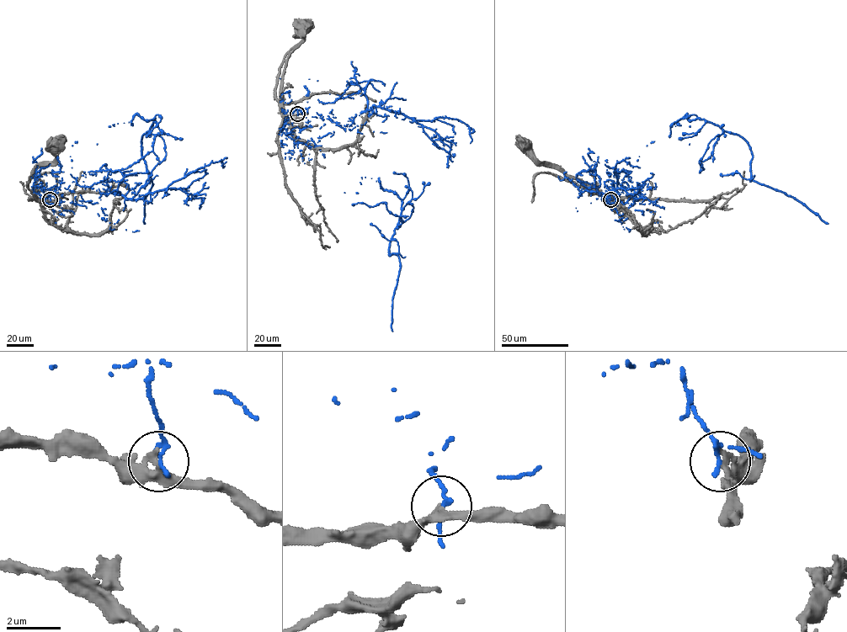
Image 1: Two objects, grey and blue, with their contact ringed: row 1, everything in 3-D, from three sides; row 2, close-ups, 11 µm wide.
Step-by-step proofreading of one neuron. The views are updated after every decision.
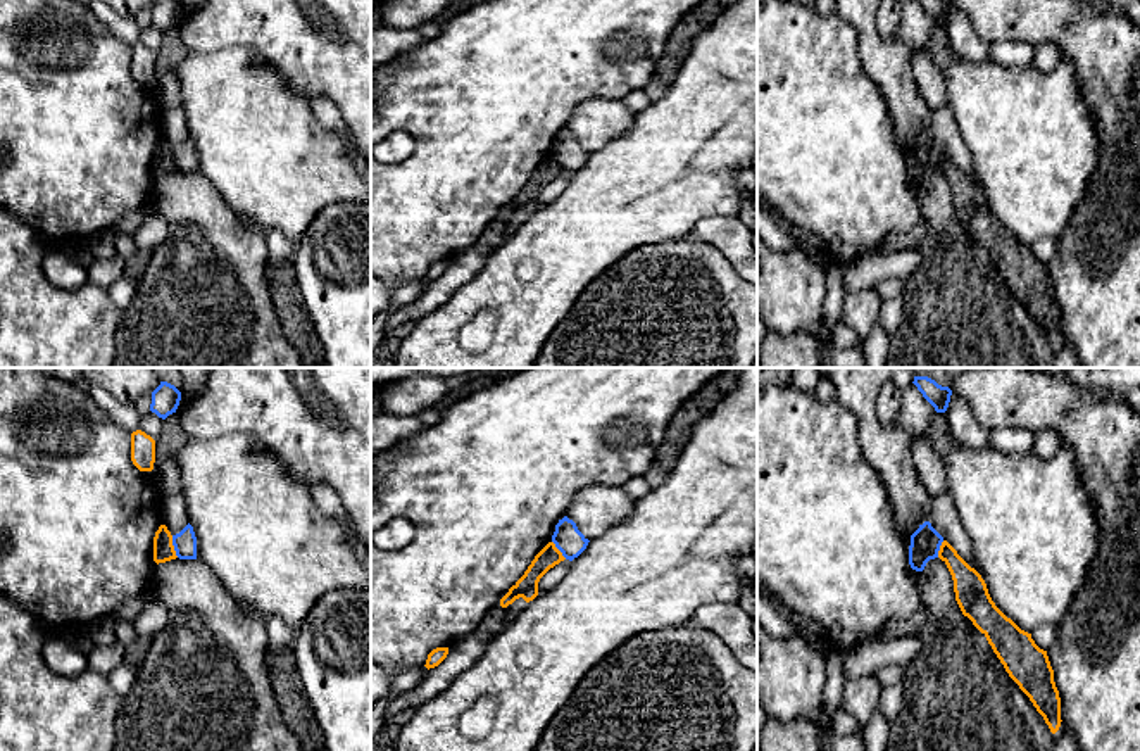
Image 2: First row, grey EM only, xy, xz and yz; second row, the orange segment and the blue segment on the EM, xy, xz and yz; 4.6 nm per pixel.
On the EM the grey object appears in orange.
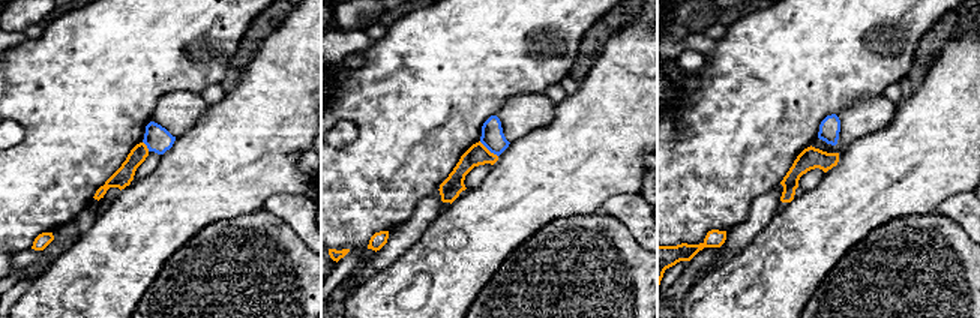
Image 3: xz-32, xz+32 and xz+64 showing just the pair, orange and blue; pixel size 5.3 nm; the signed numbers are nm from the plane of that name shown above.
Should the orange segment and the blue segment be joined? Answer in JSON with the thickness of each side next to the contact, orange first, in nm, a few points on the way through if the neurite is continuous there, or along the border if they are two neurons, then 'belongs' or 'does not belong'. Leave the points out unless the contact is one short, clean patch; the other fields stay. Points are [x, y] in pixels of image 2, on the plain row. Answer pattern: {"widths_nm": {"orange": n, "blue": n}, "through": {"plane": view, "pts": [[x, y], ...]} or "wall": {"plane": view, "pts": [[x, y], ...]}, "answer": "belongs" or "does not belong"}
{"widths_nm": {"orange": 100, "blue": 110}, "wall": {"plane": "xy", "pts": [[171, 149], [171, 157], [178, 170]]}, "answer": "does not belong"}

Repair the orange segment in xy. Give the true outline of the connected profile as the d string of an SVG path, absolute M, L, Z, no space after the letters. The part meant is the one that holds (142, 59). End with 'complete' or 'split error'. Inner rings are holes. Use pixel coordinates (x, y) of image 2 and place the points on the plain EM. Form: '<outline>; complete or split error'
M141 43L131 47L131 74L140 85L153 83L155 54Z; complete

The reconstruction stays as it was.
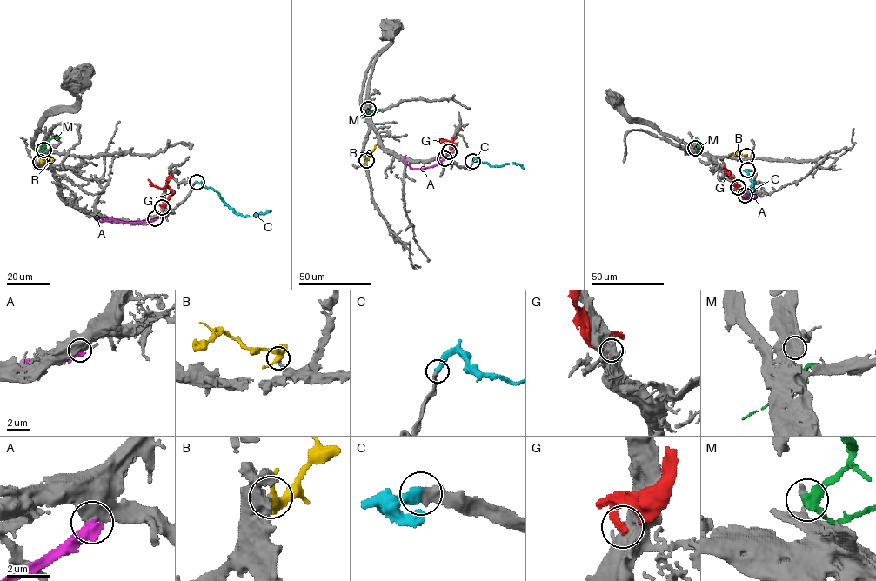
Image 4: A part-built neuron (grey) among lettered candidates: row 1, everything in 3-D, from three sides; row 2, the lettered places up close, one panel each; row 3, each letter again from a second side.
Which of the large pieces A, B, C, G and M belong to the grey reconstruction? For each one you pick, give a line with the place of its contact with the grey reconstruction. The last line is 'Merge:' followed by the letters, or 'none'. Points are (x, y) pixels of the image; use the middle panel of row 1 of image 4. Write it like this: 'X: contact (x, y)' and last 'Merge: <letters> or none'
C: contact (472, 161)
Merge: C

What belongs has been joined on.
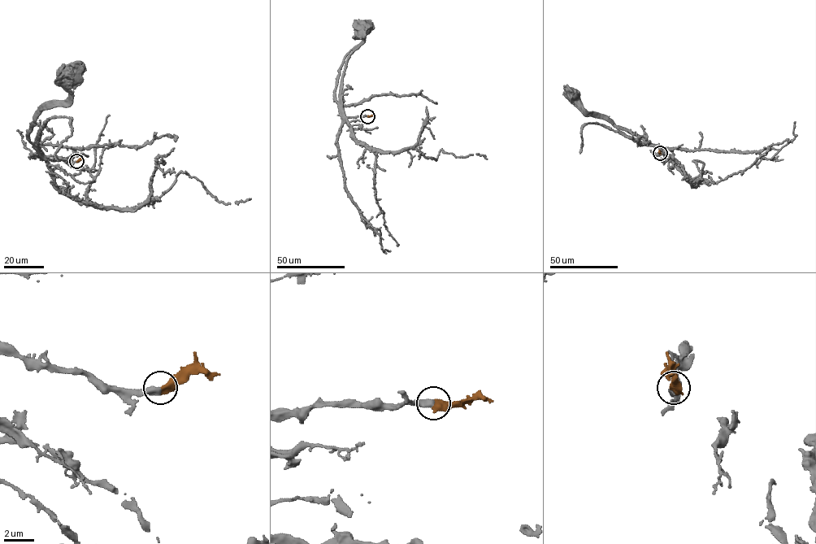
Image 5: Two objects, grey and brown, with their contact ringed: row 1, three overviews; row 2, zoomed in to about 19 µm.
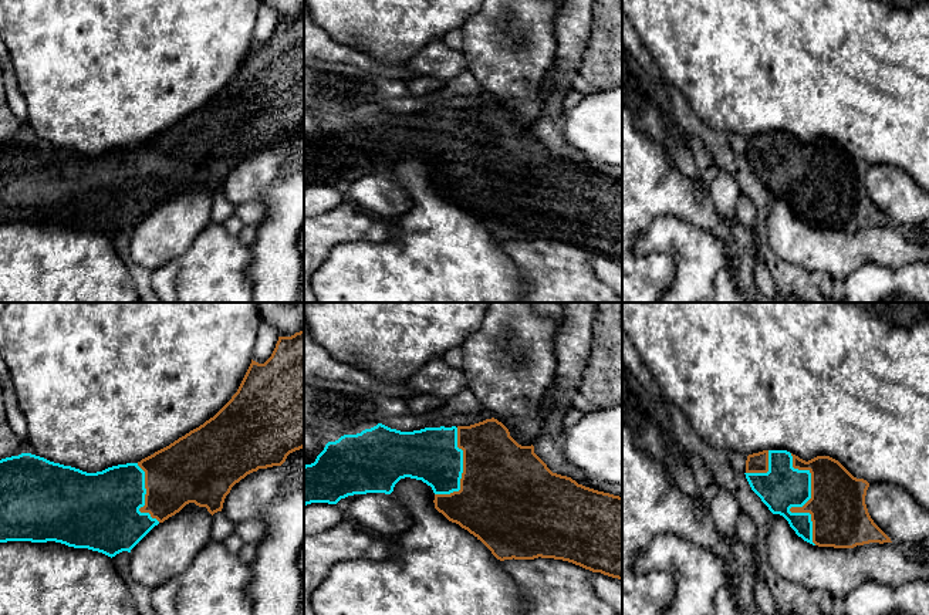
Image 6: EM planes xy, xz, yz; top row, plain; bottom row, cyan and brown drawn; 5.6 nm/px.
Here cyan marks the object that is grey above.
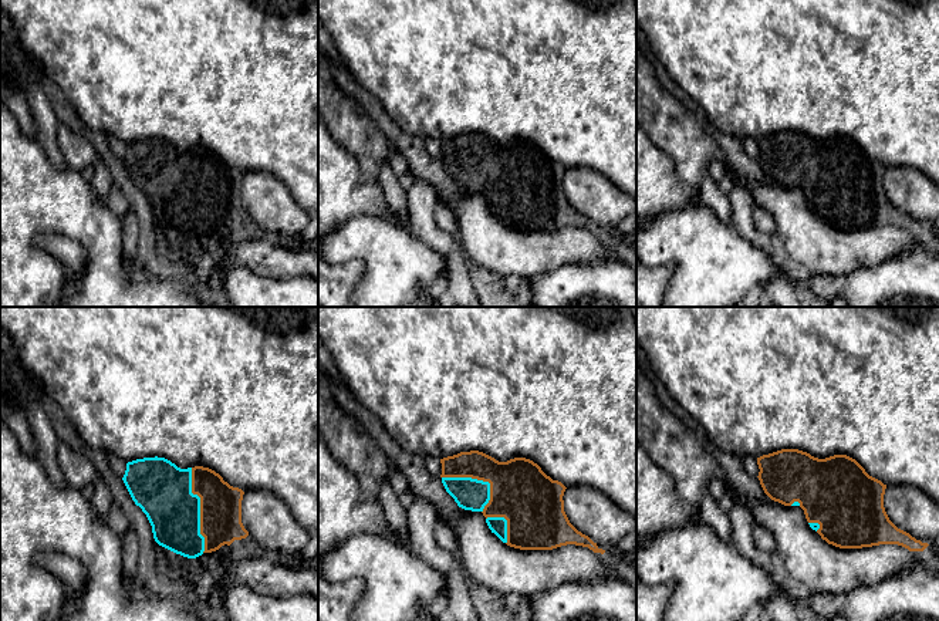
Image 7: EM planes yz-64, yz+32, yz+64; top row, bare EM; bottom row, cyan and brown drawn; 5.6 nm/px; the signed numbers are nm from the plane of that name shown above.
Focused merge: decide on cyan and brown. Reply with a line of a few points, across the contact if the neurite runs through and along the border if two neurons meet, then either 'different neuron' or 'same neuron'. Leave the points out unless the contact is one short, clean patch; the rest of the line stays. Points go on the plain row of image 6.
same neuron

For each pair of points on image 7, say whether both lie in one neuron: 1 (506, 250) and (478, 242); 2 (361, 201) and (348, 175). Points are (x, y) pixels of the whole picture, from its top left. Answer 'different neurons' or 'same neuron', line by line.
1: same neuron
2: same neuron

